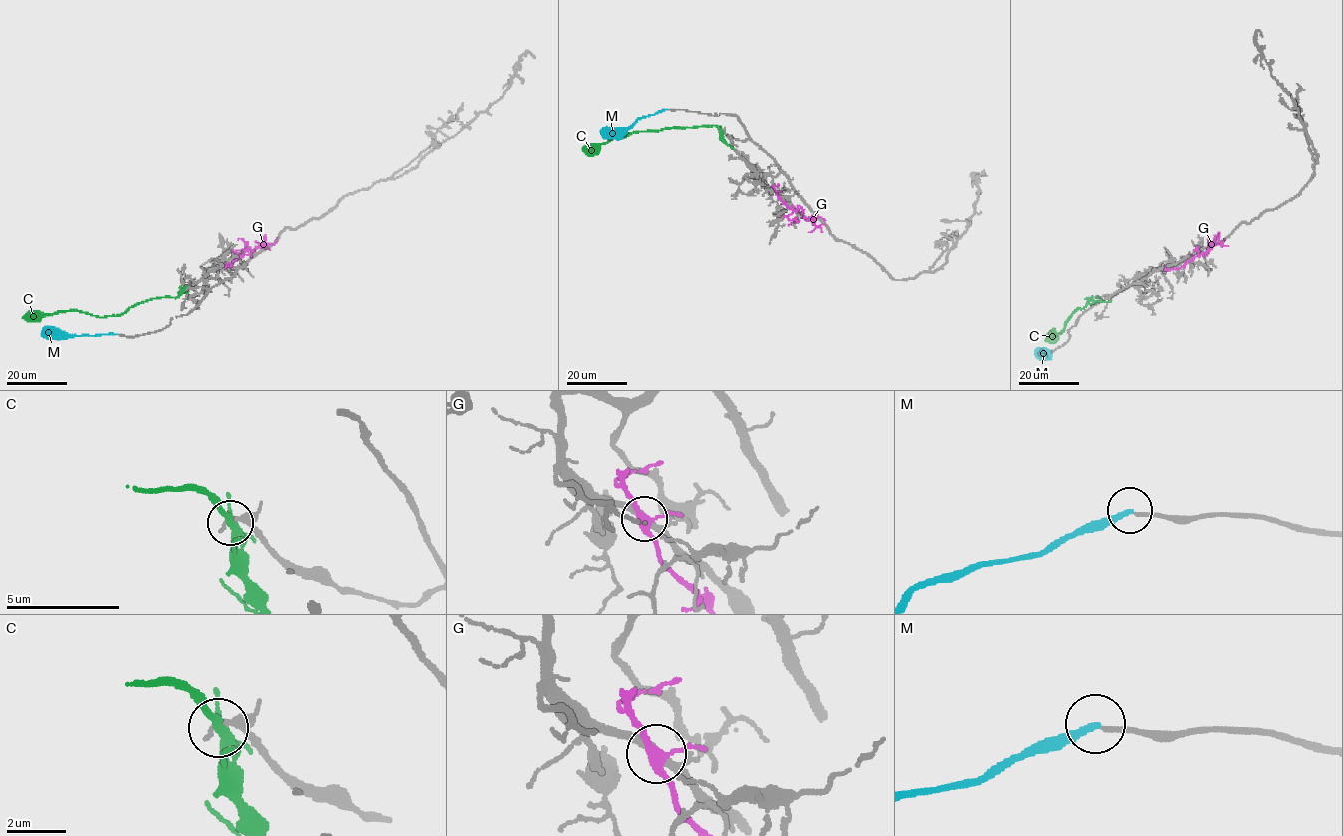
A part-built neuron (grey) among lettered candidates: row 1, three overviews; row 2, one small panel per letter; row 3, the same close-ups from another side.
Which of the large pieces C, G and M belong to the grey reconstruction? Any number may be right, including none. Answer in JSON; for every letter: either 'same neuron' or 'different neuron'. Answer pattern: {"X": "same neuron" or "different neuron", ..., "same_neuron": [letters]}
{"C": "different neuron", "G": "different neuron", "M": "different neuron", "same_neuron": []}

